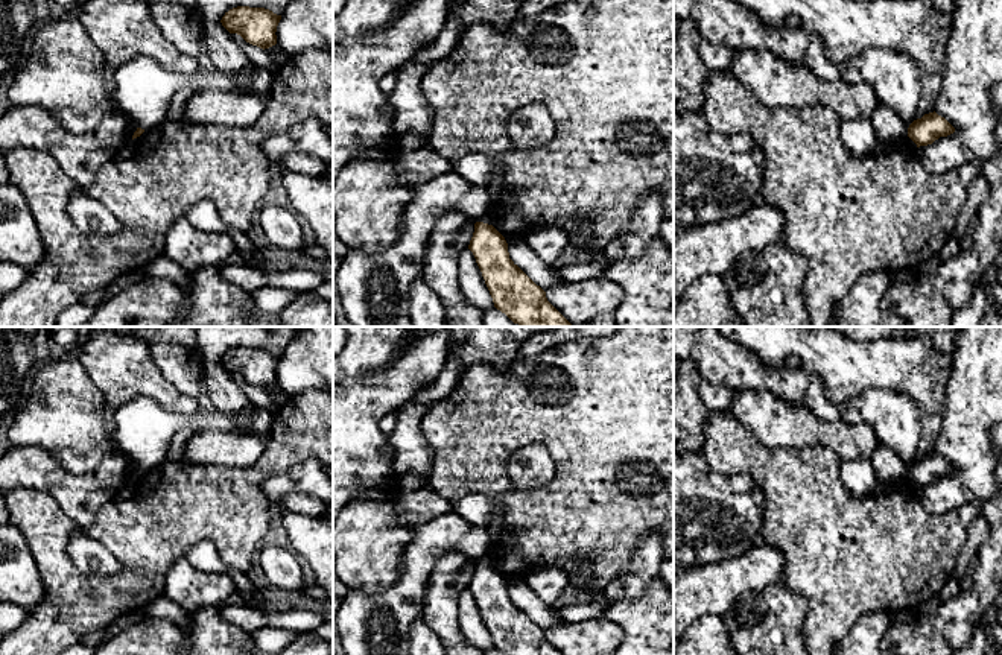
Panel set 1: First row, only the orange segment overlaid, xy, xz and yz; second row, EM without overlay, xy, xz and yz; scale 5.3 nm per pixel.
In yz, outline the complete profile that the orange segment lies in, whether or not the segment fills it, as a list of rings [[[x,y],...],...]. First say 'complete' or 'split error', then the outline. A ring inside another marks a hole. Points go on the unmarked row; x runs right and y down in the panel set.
complete; [[[935,451],[914,460],[908,468],[908,477],[920,486],[932,485],[940,477],[947,477],[955,473],[955,468]]]

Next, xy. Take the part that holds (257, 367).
complete; [[[237,346],[225,353],[220,363],[230,374],[240,375],[246,383],[260,389],[277,384],[277,366],[281,356],[265,348]]]

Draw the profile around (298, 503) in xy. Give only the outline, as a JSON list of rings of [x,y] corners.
[[[290,494],[284,497],[281,506],[286,511],[292,511],[295,514],[303,514],[307,517],[325,517],[327,514],[327,505],[315,497],[304,494]]]

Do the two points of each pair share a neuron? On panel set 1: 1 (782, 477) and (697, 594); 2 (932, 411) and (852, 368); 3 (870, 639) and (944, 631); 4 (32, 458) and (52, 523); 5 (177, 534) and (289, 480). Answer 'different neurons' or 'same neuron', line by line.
1: different neurons
2: same neuron
3: different neurons
4: different neurons
5: different neurons

